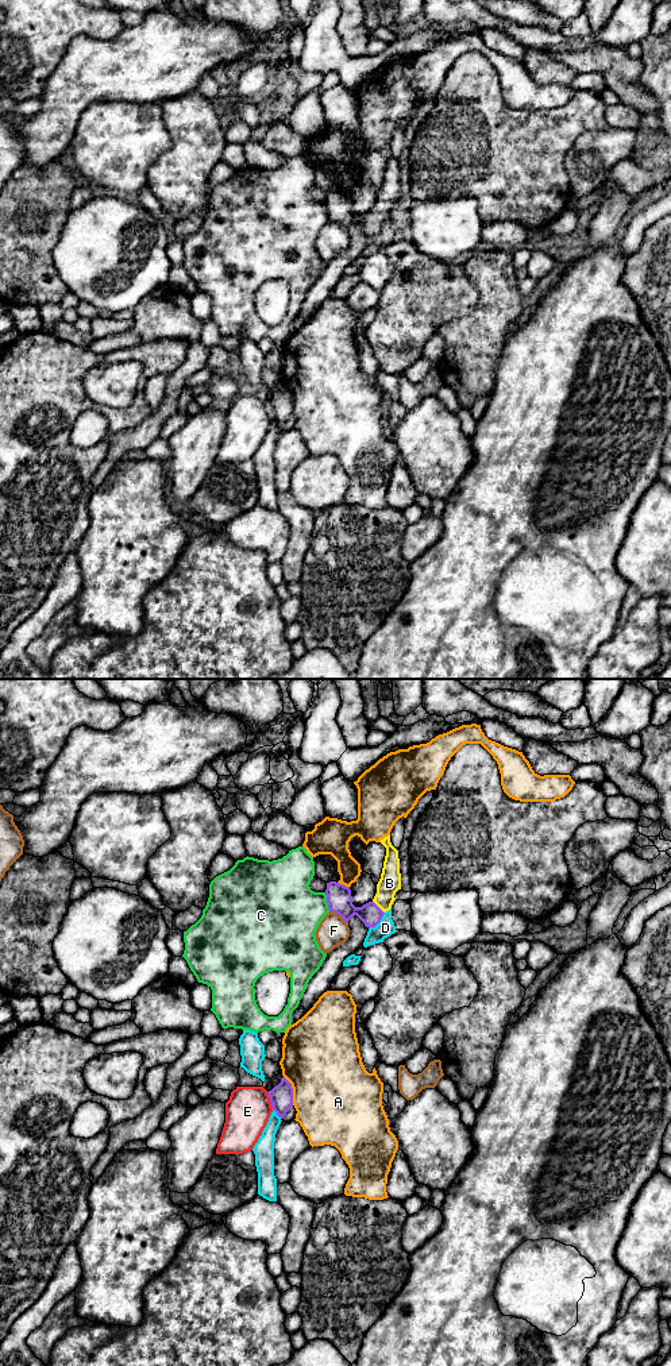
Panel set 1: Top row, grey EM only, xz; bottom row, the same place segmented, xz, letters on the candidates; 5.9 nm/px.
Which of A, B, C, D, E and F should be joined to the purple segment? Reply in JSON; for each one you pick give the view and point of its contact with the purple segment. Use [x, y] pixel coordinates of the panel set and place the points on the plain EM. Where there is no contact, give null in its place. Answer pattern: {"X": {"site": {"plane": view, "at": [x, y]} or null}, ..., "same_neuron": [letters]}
{"B": {"site": {"plane": "xz", "at": [378, 216]}}, "same_neuron": ["B"]}

